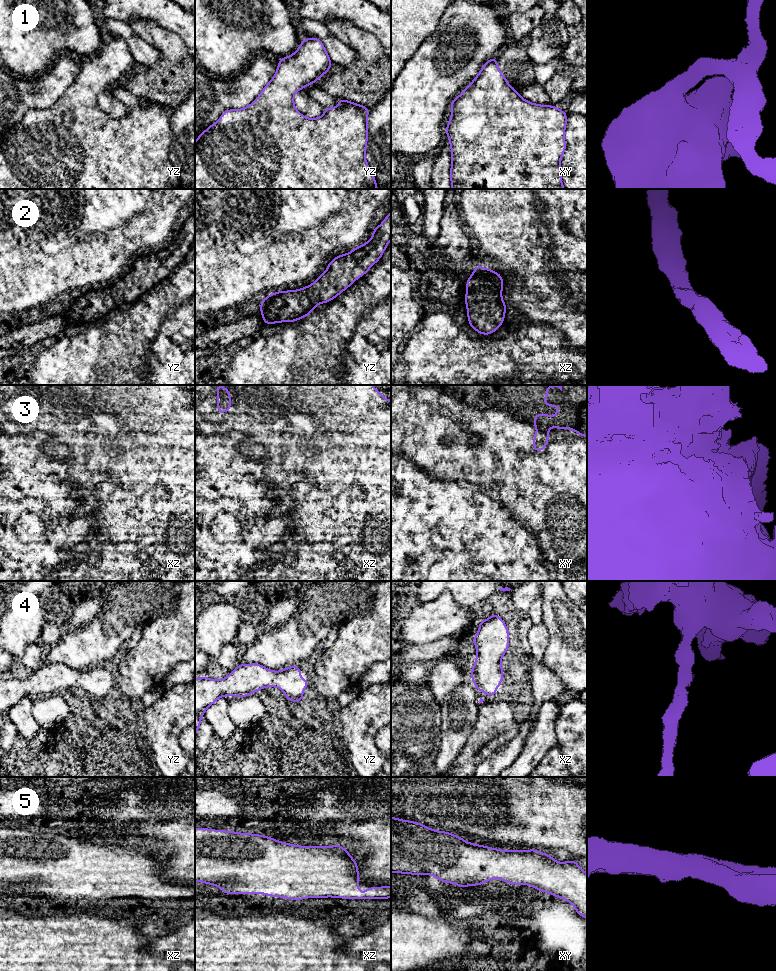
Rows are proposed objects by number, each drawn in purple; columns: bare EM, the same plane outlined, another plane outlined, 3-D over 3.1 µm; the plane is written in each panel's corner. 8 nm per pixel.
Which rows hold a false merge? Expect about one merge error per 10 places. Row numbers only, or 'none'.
none

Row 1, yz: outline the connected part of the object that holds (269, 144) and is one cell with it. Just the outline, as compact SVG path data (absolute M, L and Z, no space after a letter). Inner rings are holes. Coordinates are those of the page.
M316 37L303 39L296 52L288 57L279 58L275 75L249 106L242 109L225 110L218 121L199 134L195 141L195 189L378 189L374 174L365 158L370 108L337 98L339 102L337 107L324 107L324 114L321 117L310 119L303 116L294 106L295 93L317 82L322 75L327 74L331 65L332 61L323 42Z

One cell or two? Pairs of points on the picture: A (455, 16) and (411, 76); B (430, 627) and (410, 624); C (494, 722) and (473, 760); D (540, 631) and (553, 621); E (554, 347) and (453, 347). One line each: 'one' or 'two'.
A: one
B: one
C: one
D: two
E: one

